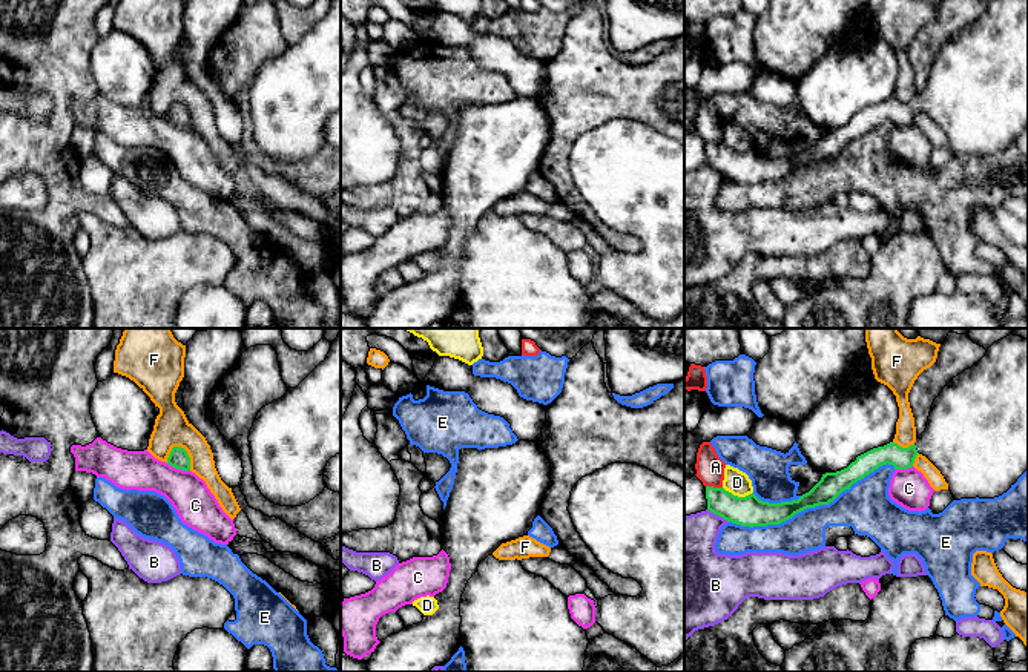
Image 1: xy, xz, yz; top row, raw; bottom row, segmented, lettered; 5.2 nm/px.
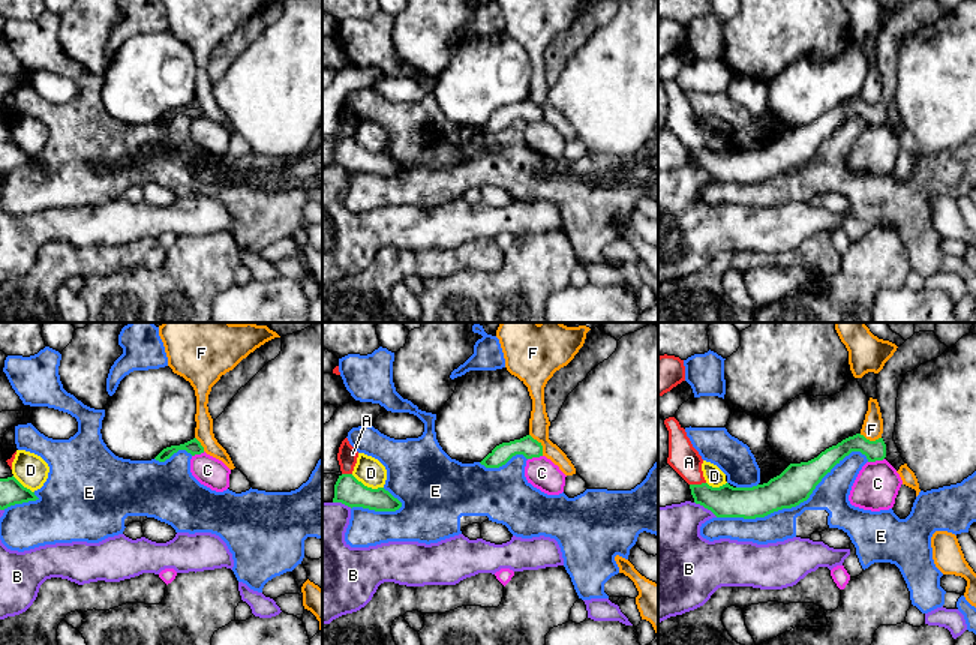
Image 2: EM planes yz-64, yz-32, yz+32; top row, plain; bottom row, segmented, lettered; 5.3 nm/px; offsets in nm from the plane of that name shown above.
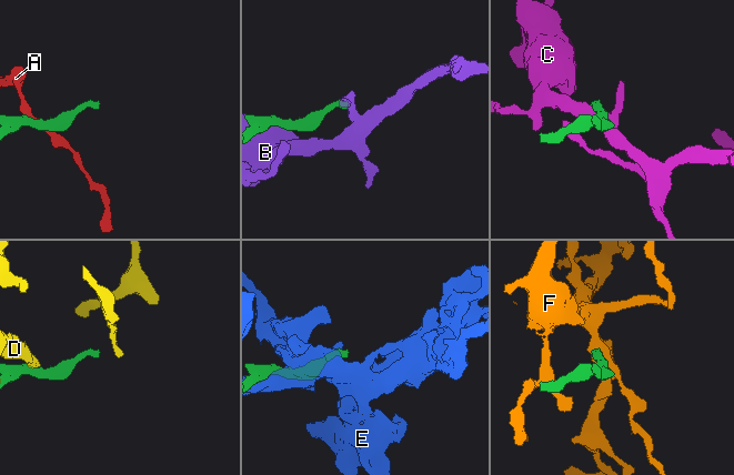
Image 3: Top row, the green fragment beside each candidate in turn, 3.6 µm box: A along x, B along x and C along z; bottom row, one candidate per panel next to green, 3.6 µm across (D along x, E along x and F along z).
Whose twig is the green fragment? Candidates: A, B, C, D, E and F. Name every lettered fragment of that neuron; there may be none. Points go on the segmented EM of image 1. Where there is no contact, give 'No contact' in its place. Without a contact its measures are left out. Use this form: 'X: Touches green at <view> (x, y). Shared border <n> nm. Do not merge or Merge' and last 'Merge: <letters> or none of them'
A: Touches green at yz (712, 487). Shared border 90 nm. Do not merge
B: Touches green at yz (718, 514). Shared border 130 nm. Do not merge
C: Touches green at xy (178, 468). Shared border 130 nm. Do not merge
D: Touches green at yz (737, 496). Shared border 160 nm. Do not merge
E: Touches green at yz (812, 507). Shared border 900 nm. Do not merge
F: Touches green at xy (187, 454). Shared border 160 nm. Do not merge
Merge: none of them

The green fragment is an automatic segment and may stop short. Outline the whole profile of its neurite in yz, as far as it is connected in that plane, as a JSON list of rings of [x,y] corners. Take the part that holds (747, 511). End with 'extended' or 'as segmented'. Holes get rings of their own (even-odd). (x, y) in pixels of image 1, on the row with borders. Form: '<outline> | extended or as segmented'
[[[1010,334],[994,342],[977,364],[953,377],[934,399],[925,431],[908,448],[895,442],[873,448],[847,468],[822,474],[809,492],[792,502],[769,503],[753,492],[738,497],[724,488],[706,486],[707,509],[741,526],[779,525],[807,508],[829,505],[882,465],[911,468],[918,454],[941,471],[954,500],[999,497],[1028,471],[1028,339]]] | extended

